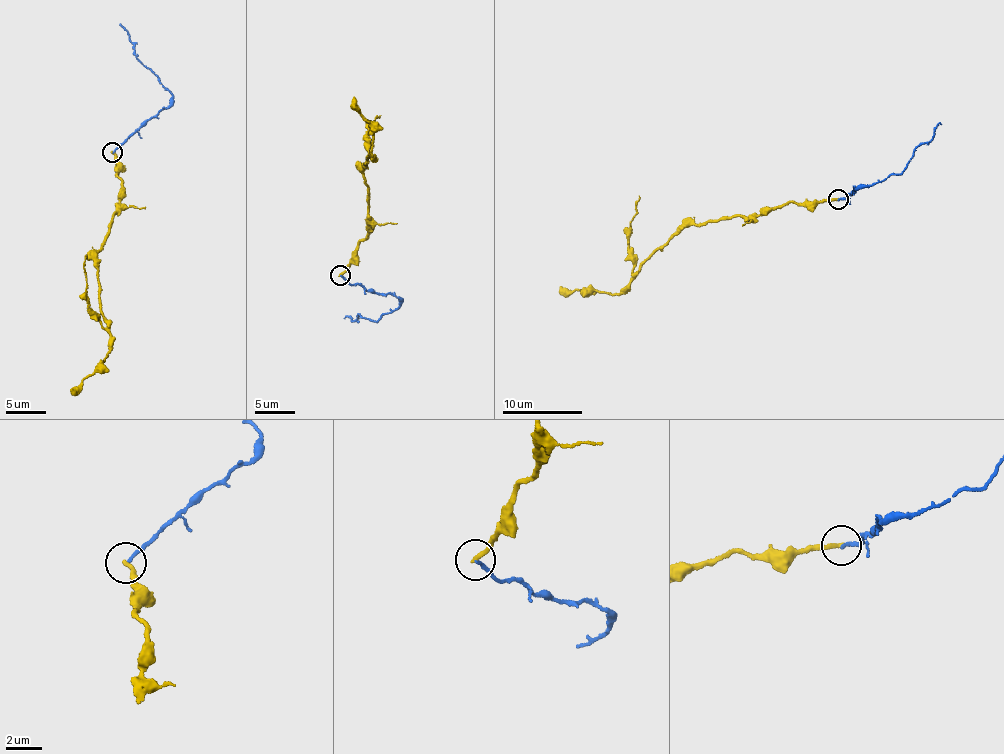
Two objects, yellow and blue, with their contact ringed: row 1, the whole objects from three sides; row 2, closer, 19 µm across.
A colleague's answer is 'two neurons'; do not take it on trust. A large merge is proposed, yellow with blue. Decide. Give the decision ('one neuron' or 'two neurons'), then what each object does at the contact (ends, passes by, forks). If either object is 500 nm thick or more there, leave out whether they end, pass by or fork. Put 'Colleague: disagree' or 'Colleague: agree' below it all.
two neurons; yellow ends there; blue ends there
Colleague: agree

